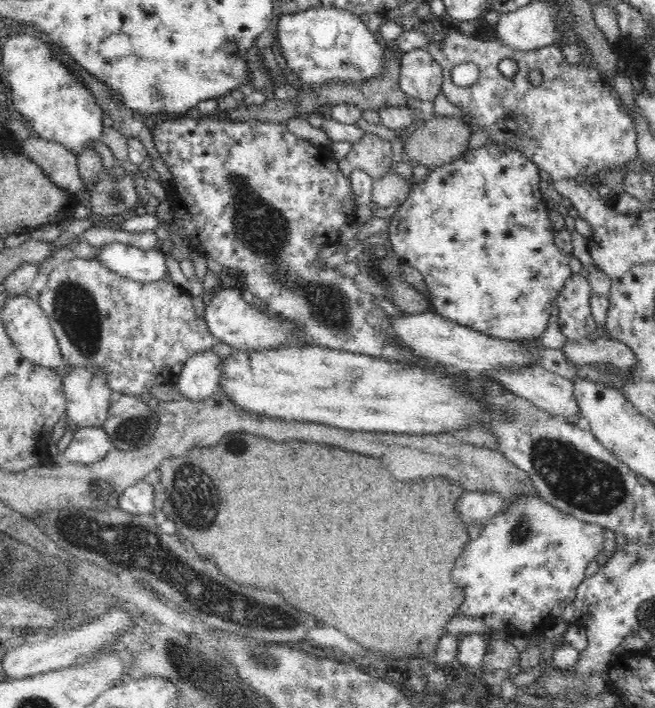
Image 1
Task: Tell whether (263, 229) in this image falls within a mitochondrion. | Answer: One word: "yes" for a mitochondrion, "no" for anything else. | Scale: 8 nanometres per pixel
yes

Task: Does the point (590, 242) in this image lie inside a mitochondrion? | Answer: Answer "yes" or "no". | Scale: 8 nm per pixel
no

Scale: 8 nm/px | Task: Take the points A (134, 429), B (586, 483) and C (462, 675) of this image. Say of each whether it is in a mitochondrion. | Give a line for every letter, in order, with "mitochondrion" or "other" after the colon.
A: mitochondrion
B: mitochondrion
C: other

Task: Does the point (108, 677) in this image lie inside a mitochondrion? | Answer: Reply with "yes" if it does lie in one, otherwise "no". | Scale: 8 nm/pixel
no

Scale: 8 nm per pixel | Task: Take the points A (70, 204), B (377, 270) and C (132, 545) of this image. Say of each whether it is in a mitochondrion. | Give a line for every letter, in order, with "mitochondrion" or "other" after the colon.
A: other
B: mitochondrion
C: mitochondrion

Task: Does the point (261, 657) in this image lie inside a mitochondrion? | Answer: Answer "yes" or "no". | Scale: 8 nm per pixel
yes

